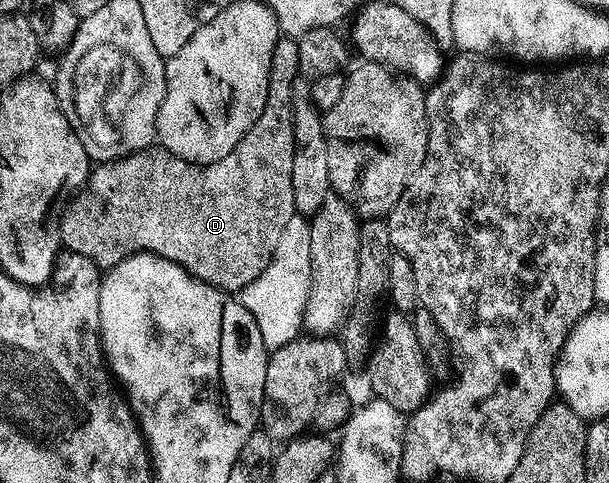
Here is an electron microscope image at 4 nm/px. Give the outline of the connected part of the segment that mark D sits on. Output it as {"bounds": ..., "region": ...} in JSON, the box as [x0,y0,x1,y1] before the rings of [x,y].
{"bounds":[59,38,299,293],"region":[[[280,38],[273,46],[273,58],[271,59],[271,69],[269,70],[269,80],[267,82],[267,97],[262,114],[249,126],[245,138],[225,154],[225,158],[217,158],[217,162],[212,164],[187,164],[181,158],[177,158],[166,148],[152,146],[142,148],[139,152],[130,152],[127,156],[108,159],[107,164],[100,168],[95,168],[91,172],[91,177],[83,184],[83,189],[71,200],[71,205],[63,212],[63,217],[59,220],[59,236],[63,239],[63,248],[69,252],[76,252],[85,258],[89,258],[95,263],[95,267],[100,270],[110,270],[115,268],[123,260],[128,260],[130,256],[136,254],[154,254],[163,260],[172,260],[179,264],[188,274],[194,276],[196,280],[202,280],[204,284],[210,284],[213,288],[218,288],[224,293],[238,293],[249,282],[260,276],[271,256],[275,253],[277,242],[281,238],[281,230],[289,222],[289,218],[296,215],[295,203],[293,202],[293,158],[295,157],[295,125],[293,115],[291,116],[291,83],[299,76],[299,63],[297,62],[297,50],[299,49],[298,39]]]}

